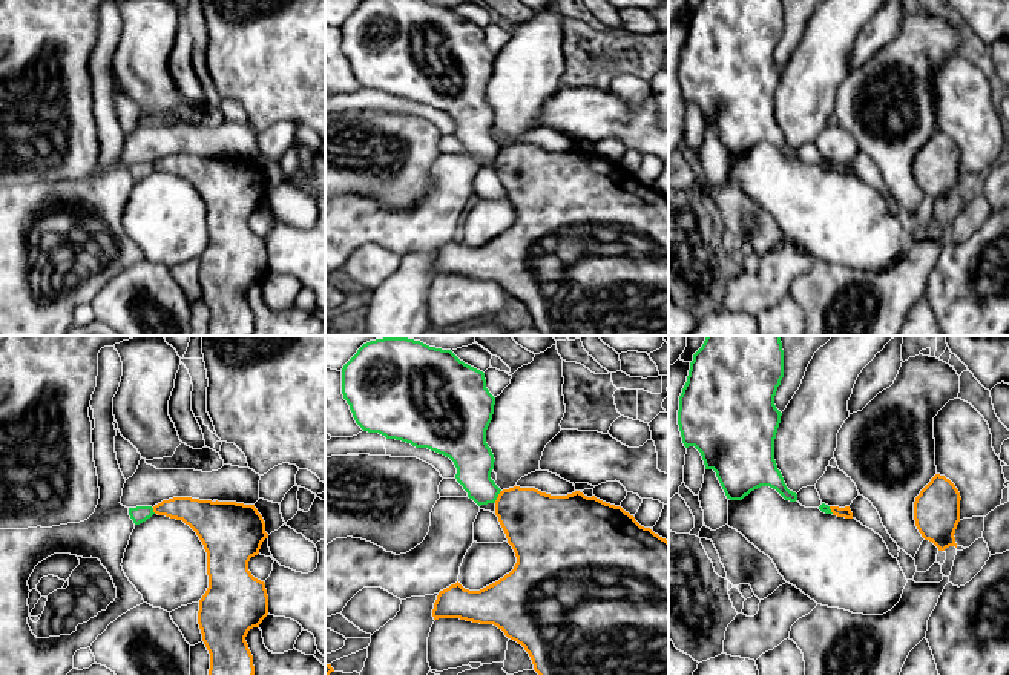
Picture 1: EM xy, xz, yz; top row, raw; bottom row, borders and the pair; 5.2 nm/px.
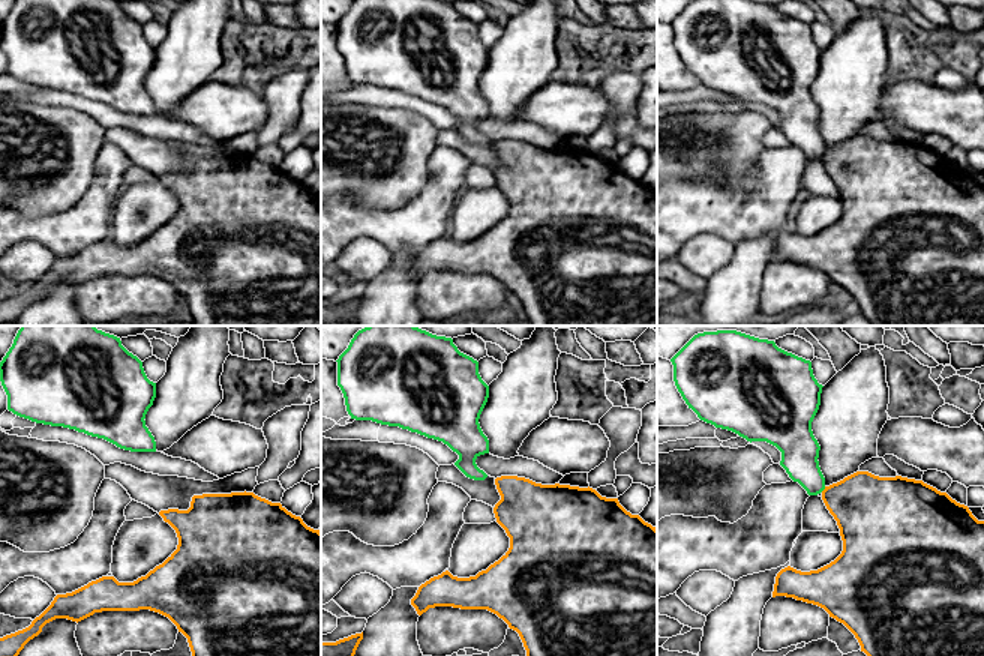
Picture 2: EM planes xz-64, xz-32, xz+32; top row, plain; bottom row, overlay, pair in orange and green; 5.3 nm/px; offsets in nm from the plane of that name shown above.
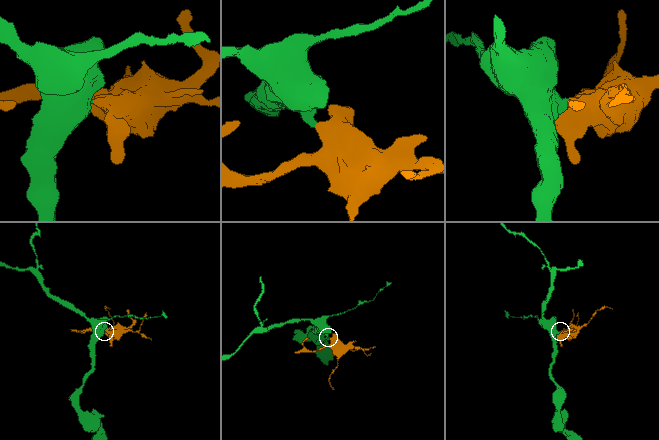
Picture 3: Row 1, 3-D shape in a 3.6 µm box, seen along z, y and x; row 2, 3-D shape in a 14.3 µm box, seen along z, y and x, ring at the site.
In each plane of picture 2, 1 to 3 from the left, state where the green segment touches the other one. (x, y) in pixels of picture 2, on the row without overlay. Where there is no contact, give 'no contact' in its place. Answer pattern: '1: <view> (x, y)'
1: no contact
2: no contact
3: xz+32 (824, 153)

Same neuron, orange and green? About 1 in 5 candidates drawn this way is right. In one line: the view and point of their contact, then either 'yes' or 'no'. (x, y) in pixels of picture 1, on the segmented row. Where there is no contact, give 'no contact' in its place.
meets orange in xz at (499, 496); no

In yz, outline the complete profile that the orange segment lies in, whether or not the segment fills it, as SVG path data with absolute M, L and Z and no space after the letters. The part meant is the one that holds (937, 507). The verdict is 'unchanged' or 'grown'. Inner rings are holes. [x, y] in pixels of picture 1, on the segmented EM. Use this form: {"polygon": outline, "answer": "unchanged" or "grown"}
{"polygon": "M935 474L931 482L920 491L914 502L914 520L919 532L925 540L932 542L938 551L955 546L955 529L960 522L960 492L955 485L945 476Z", "answer": "unchanged"}

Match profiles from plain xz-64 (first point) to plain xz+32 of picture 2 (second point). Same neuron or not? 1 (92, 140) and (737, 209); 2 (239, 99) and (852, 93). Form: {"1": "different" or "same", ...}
{"1": "different", "2": "different"}

